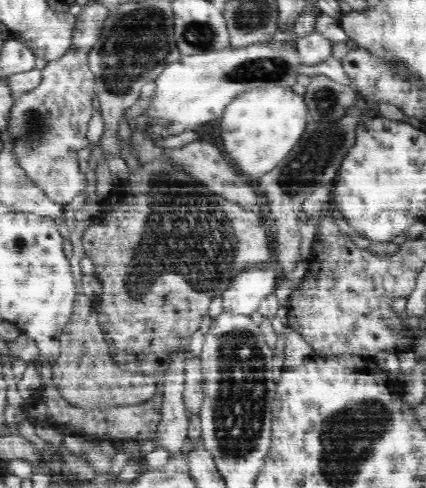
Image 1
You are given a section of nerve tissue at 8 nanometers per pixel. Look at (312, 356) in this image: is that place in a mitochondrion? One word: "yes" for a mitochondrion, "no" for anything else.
no

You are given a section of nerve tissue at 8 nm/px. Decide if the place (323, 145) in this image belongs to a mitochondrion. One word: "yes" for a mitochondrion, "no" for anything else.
yes

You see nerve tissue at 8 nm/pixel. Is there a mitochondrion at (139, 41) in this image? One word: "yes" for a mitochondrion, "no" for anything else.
yes

